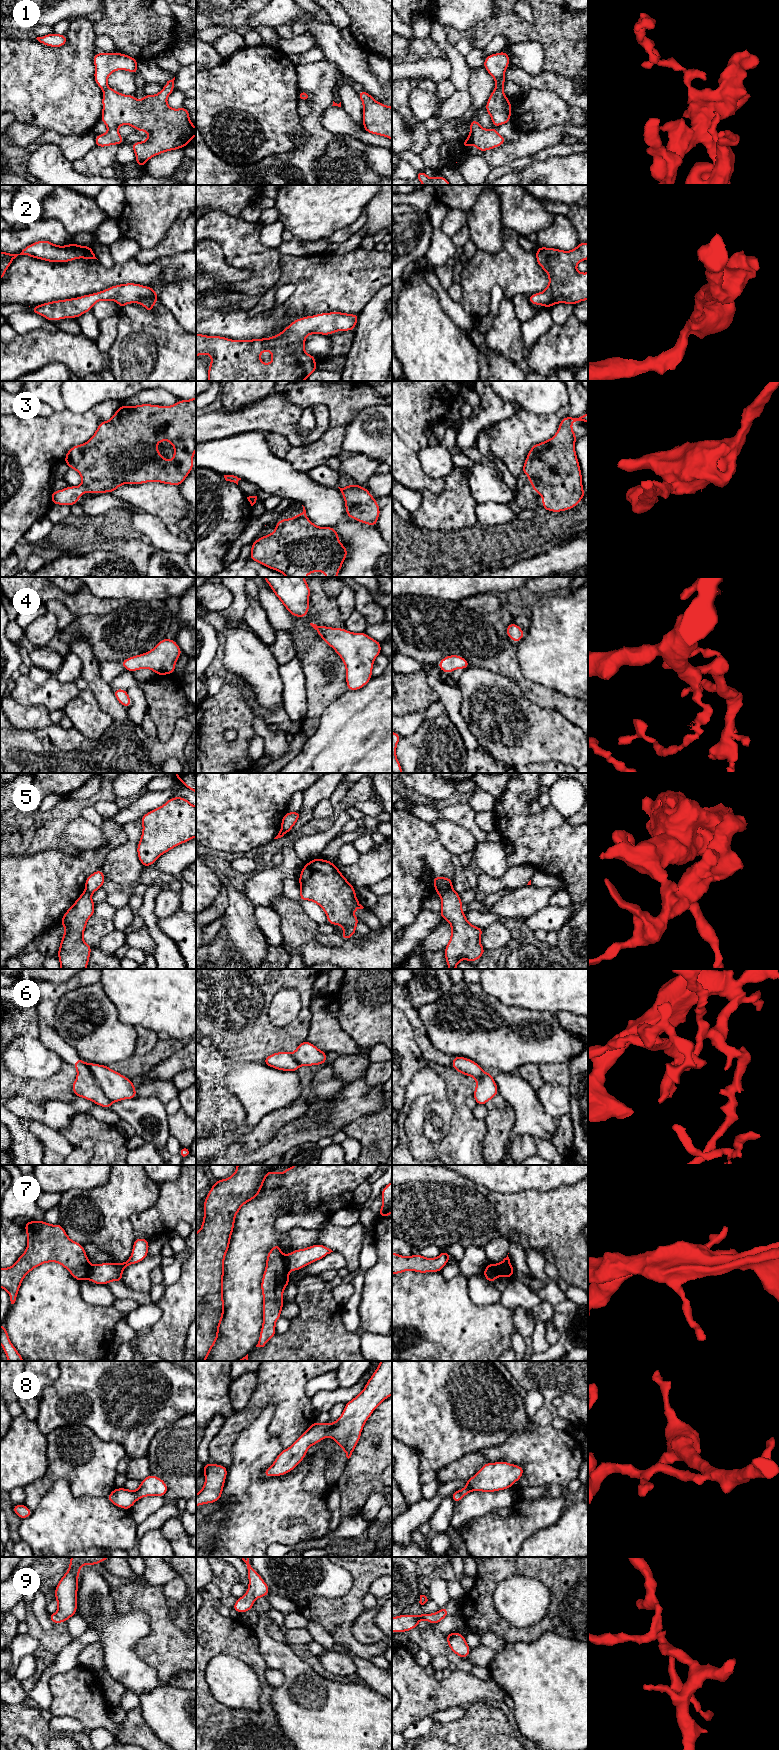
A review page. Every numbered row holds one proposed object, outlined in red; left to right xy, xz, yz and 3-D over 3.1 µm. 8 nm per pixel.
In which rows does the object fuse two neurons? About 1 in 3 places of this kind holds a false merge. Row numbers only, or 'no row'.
1, 5, 6, 7

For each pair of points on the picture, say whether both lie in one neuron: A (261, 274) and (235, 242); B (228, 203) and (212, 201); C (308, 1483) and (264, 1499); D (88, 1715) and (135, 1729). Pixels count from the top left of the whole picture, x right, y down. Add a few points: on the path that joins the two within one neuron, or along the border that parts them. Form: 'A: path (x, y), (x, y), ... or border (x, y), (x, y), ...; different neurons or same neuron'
A: path (259, 266), (243, 250); same neuron
B: path (224, 201), (216, 201); same neuron
C: border (312, 1463), (303, 1488), (325, 1493); different neurons
D: border (122, 1724), (121, 1728), (114, 1735); different neurons

